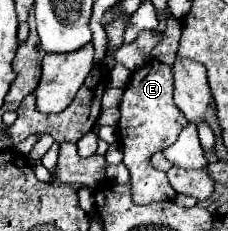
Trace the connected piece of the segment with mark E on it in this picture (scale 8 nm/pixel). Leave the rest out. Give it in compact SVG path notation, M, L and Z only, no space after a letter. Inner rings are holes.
M151 60L137 72L133 72L131 82L127 84L121 104L121 118L117 124L119 142L123 148L123 164L130 173L131 193L133 202L146 205L152 202L172 200L176 192L171 187L166 173L154 169L149 160L155 152L173 144L187 124L183 112L173 102L173 76L171 68L163 62Z

